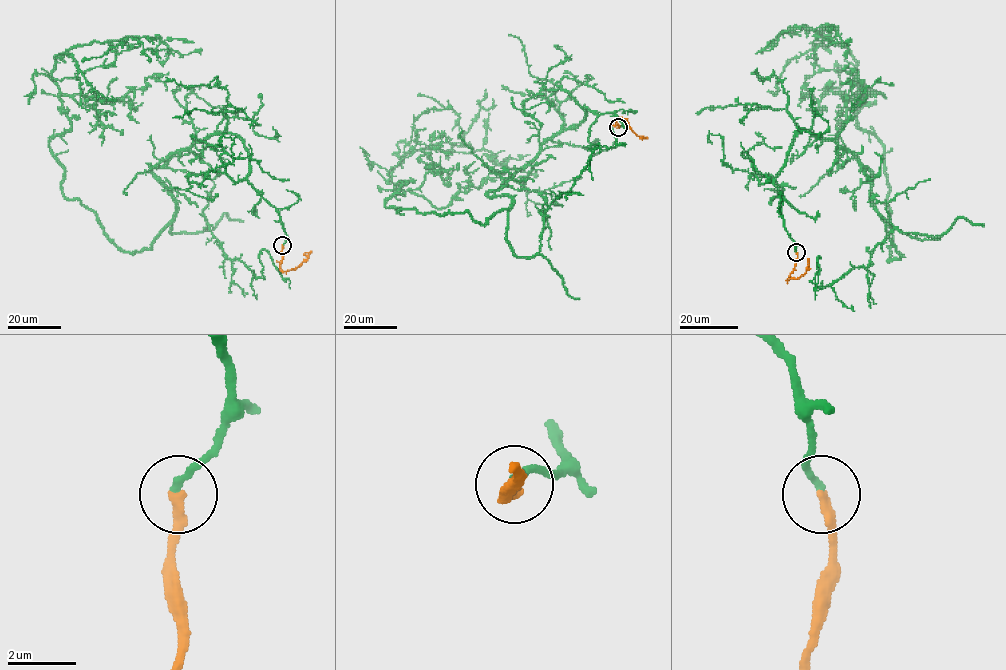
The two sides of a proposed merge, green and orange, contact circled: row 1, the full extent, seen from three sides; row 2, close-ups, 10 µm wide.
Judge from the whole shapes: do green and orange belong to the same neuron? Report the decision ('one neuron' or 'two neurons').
one neuron

